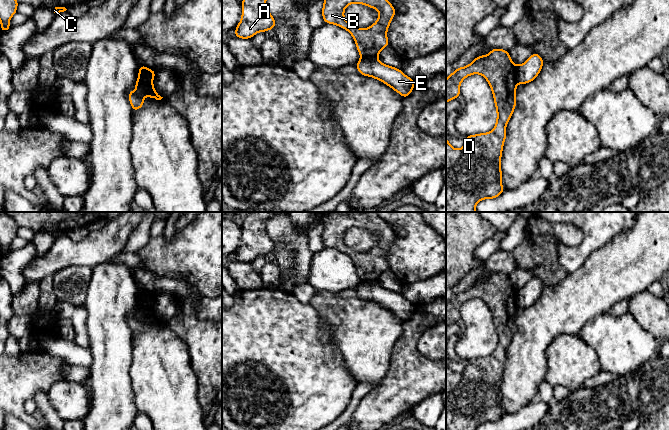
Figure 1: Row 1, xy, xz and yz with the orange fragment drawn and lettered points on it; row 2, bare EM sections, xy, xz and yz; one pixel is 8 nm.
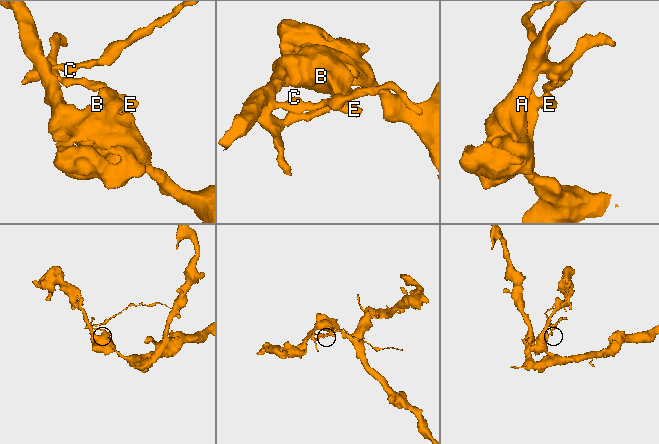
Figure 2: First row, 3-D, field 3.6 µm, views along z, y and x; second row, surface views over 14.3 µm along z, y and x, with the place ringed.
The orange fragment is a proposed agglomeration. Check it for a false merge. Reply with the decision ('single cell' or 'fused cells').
fused cells

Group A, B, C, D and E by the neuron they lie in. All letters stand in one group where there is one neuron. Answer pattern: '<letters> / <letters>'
A B D / C E

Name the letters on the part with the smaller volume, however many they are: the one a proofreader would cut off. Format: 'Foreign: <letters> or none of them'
Foreign: C, E

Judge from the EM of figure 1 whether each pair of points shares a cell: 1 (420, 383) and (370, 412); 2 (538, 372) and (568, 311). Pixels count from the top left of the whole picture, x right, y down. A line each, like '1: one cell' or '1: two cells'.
1: one cell
2: one cell

